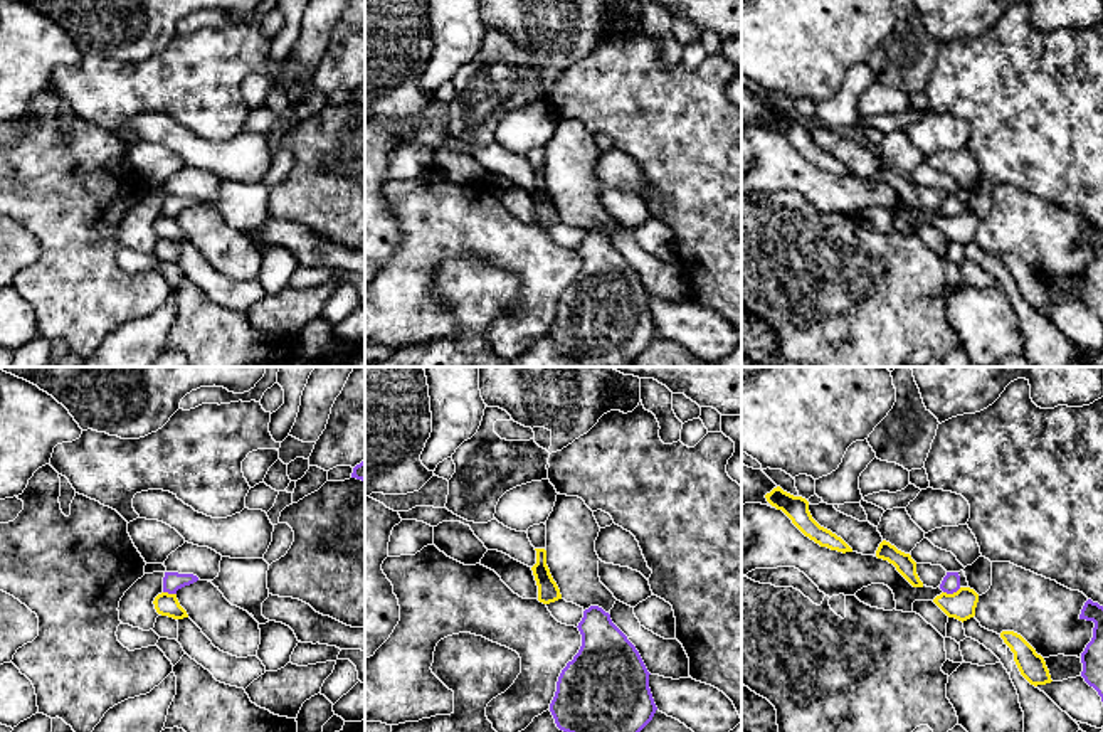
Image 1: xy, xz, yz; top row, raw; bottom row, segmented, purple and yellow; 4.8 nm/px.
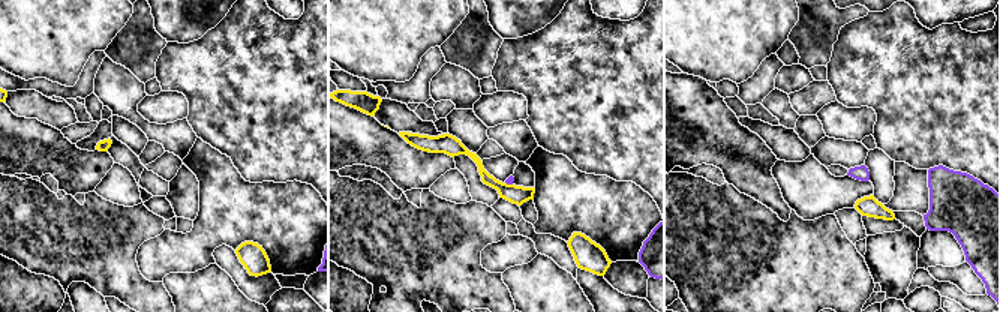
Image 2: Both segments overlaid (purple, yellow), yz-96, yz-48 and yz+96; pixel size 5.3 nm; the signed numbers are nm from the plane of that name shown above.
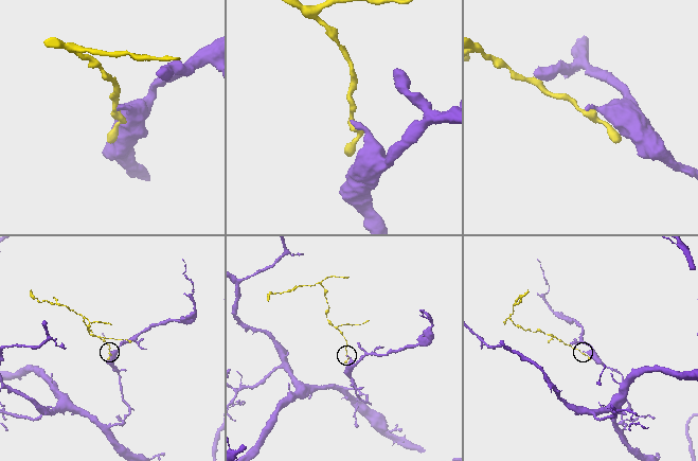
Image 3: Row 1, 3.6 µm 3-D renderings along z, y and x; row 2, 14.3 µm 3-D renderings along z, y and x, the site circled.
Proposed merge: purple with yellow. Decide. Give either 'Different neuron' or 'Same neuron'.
Different neuron

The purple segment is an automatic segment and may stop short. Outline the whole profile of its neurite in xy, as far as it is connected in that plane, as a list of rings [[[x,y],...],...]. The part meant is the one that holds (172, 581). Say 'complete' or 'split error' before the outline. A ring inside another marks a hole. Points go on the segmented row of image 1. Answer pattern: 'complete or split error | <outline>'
complete | [[[165,572],[163,592],[177,594],[178,589],[190,586],[197,581],[198,577],[193,574]]]

